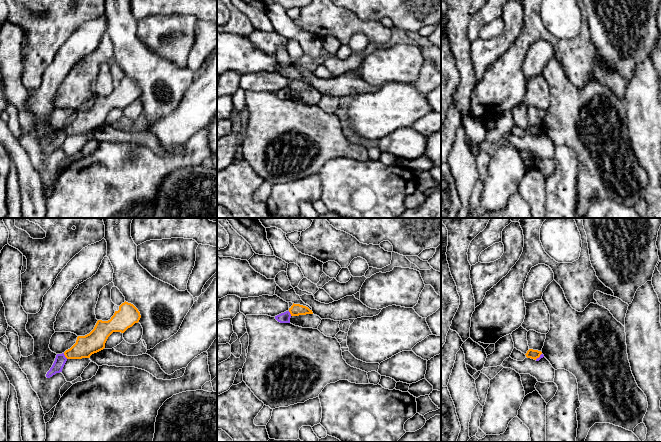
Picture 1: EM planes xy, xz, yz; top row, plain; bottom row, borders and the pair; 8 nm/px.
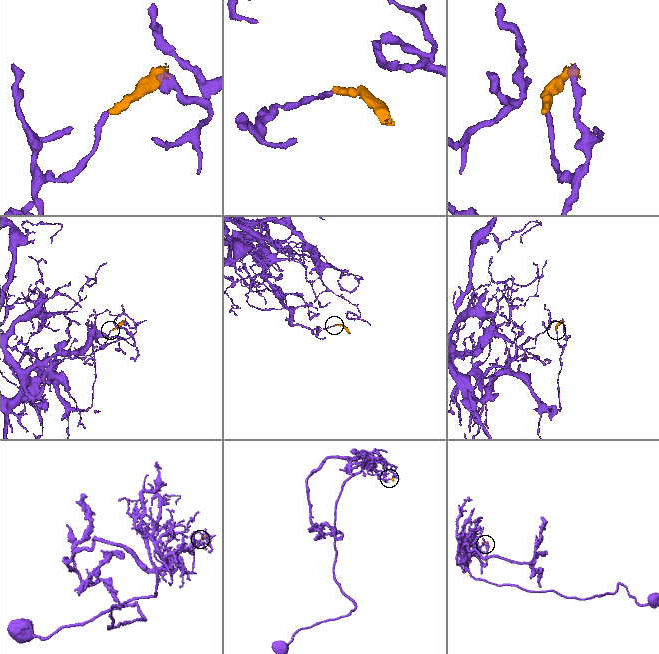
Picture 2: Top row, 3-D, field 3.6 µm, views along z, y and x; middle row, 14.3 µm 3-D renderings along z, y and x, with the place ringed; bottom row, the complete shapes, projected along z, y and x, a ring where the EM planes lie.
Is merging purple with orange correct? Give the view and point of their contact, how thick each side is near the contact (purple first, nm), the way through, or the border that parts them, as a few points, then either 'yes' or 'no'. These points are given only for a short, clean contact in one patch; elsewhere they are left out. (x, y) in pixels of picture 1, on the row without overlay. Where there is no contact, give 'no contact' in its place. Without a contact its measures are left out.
xy (64, 132) | 90/170 nm | along xy (63, 129), (67, 134) | no

